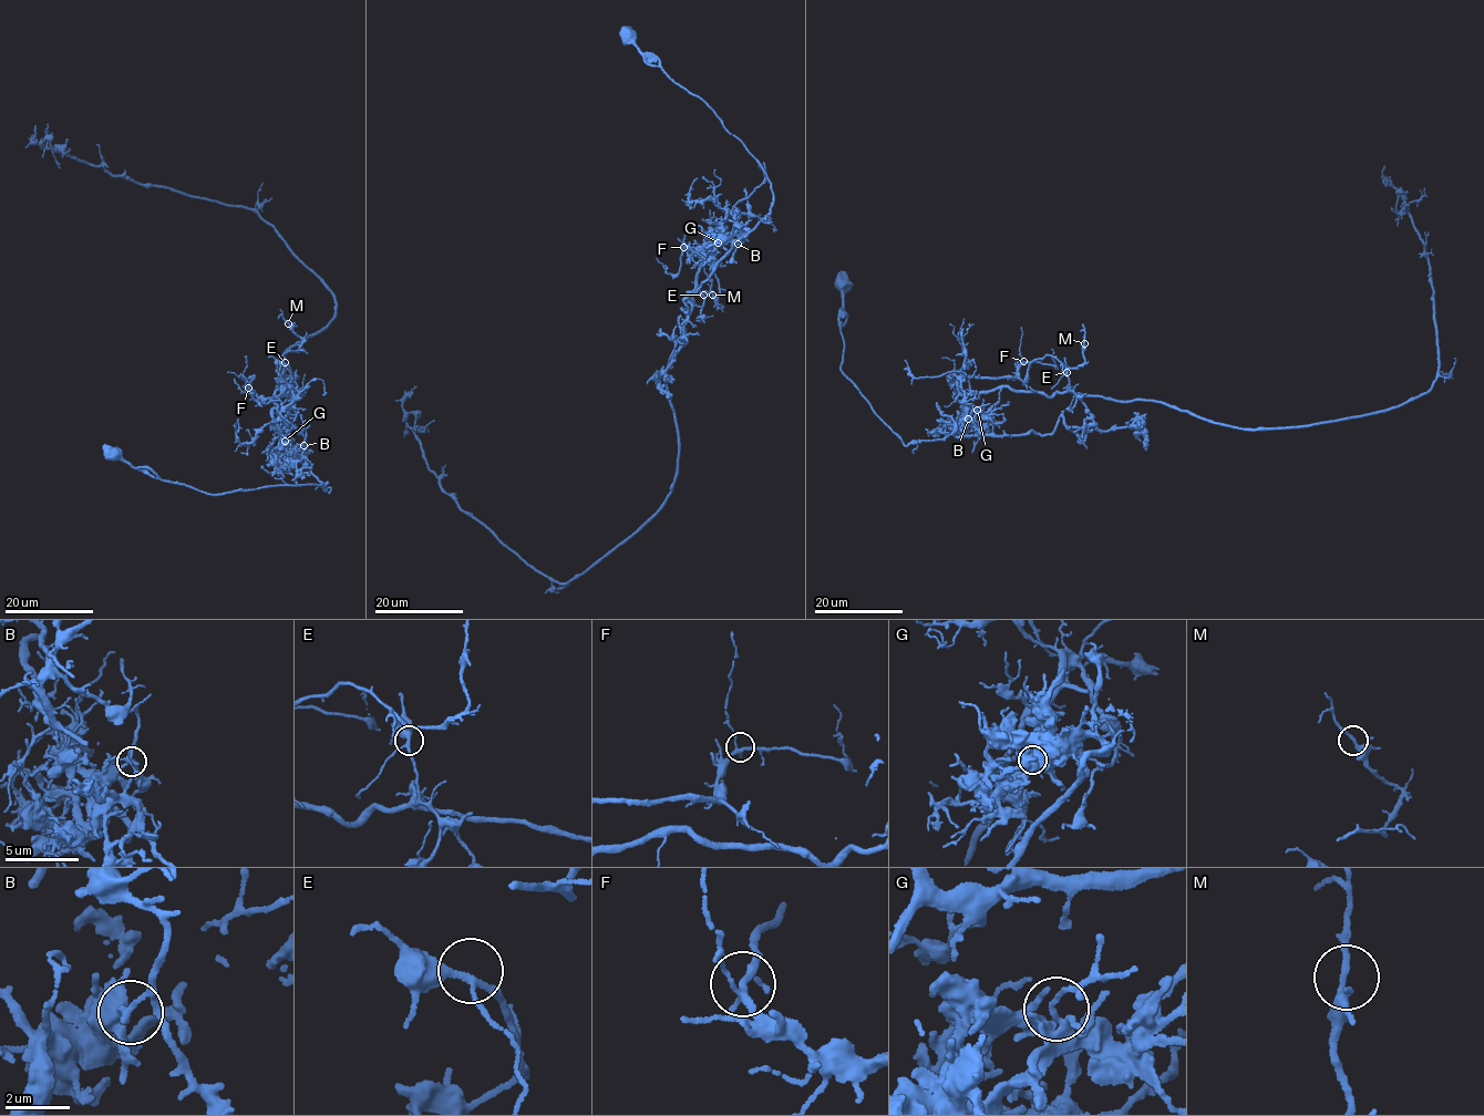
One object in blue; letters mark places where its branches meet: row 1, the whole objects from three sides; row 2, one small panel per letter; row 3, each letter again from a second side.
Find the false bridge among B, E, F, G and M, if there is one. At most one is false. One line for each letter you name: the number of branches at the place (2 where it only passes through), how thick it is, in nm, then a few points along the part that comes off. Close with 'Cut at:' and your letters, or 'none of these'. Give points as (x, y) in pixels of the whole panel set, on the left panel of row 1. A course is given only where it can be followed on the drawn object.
B: branches 3; calibre 150 nm; course (303, 445), (272, 411), (285, 352), (336, 314), (328, 286), (253, 210), (47, 138), (60, 168)
Cut at: B

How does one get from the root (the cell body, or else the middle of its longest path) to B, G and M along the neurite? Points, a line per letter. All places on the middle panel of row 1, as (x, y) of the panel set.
B: (629, 35), (702, 97), (766, 175), (770, 213), (743, 237), (729, 237), (737, 244)
G: (629, 35), (640, 52), (657, 55), (670, 79), (702, 97), (769, 181), (770, 213), (743, 237), (718, 243)
M: (629, 35), (770, 183), (740, 244), (730, 215), (699, 256), (720, 307), (712, 295)

